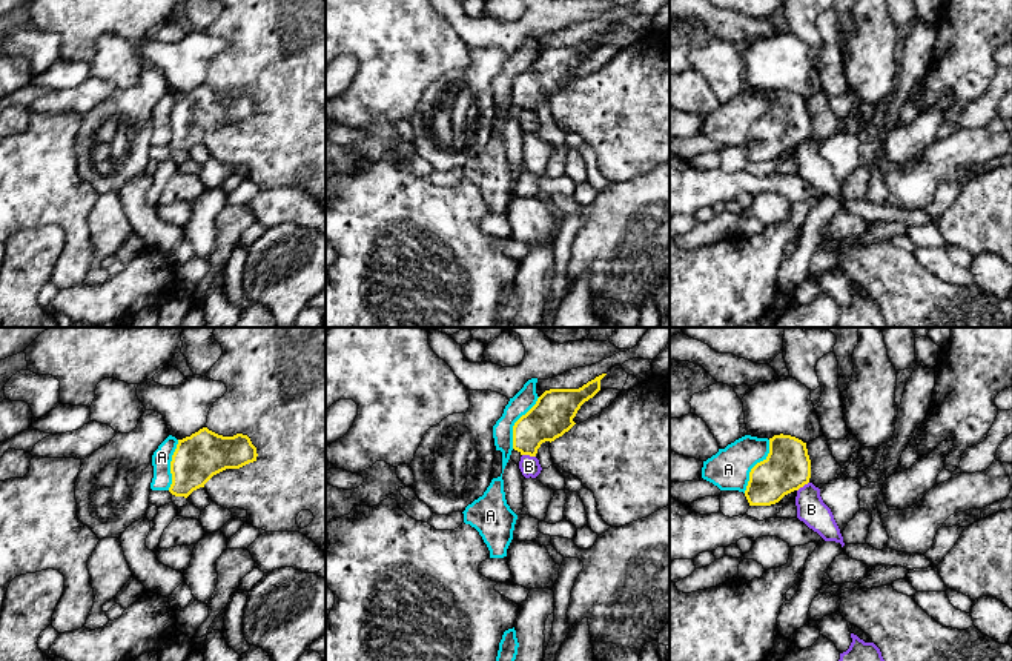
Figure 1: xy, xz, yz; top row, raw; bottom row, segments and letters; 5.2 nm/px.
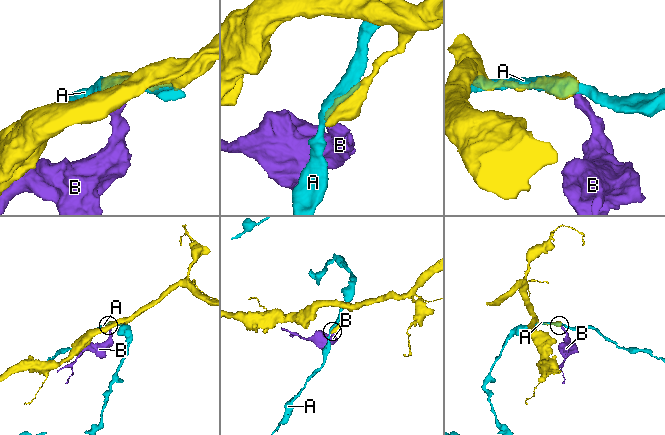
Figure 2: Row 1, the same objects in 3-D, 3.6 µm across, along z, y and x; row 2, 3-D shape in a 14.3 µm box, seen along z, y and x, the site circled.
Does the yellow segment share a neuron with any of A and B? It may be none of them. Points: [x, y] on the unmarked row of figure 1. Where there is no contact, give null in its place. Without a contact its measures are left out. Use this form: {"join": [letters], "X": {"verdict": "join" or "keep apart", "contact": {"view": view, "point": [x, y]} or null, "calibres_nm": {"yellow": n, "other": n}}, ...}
{"join": [], "A": {"verdict": "keep apart", "contact": {"view": "yz", "point": [754, 122]}, "calibres_nm": {"yellow": 240, "other": 220}}, "B": {"verdict": "keep apart", "contact": {"view": "xz", "point": [529, 109]}, "calibres_nm": {"yellow": 220, "other": 100}}}

